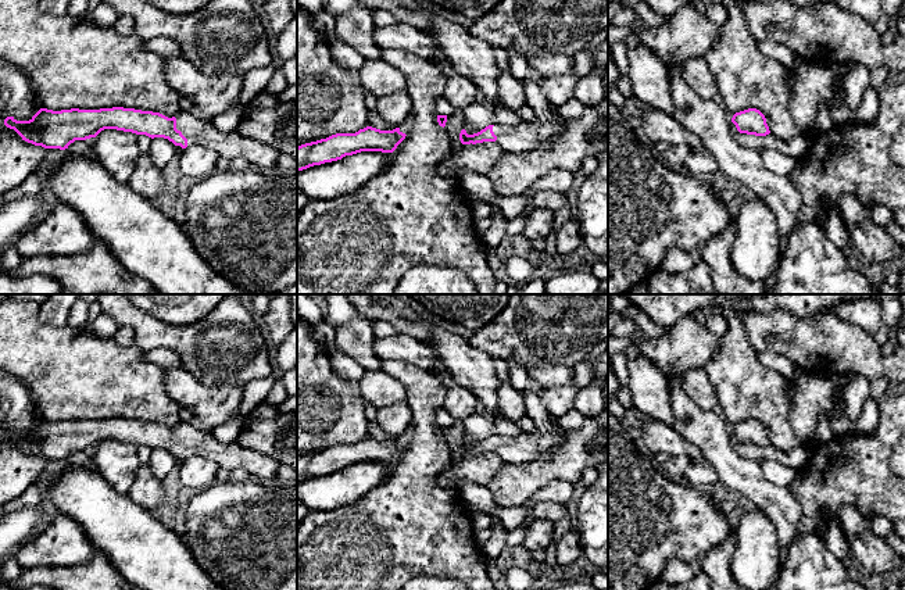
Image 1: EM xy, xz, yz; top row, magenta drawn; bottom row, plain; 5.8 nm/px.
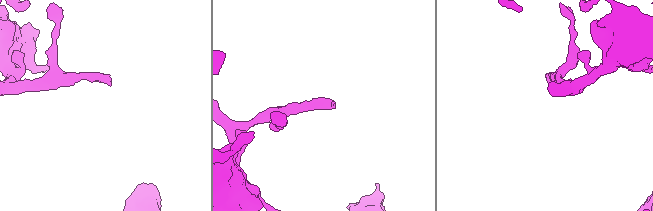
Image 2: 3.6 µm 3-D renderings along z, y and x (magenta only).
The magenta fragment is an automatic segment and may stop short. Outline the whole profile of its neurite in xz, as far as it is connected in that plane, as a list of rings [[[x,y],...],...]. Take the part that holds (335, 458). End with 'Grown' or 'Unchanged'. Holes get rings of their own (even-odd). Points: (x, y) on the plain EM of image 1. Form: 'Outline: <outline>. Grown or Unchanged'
Outline: [[[366,437],[355,444],[336,444],[326,450],[305,454],[297,458],[297,483],[361,462],[393,464],[405,447],[400,439],[380,441]]]. Unchanged

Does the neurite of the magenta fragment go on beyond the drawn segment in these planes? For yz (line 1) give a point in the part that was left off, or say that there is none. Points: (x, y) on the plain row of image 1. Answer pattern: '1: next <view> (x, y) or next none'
1: next none

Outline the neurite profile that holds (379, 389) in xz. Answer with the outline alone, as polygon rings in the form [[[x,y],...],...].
[[[366,371],[358,380],[358,387],[364,401],[376,410],[408,398],[404,385],[383,371]]]

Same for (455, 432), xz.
[[[455,422],[447,426],[447,433],[444,440],[448,443],[451,450],[451,464],[458,462],[464,457],[459,451],[459,444],[464,440],[464,436],[465,436],[465,429],[461,422]]]

